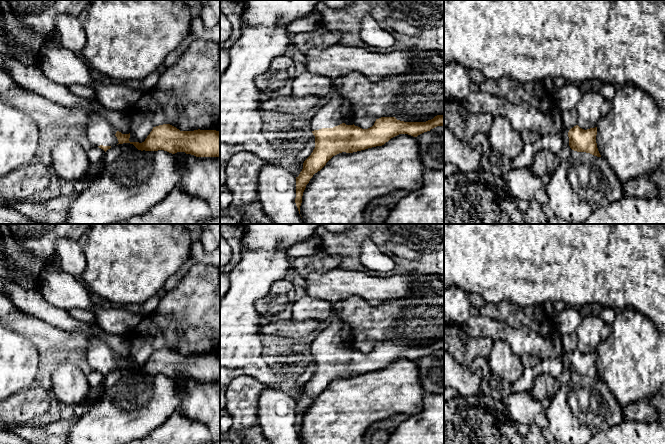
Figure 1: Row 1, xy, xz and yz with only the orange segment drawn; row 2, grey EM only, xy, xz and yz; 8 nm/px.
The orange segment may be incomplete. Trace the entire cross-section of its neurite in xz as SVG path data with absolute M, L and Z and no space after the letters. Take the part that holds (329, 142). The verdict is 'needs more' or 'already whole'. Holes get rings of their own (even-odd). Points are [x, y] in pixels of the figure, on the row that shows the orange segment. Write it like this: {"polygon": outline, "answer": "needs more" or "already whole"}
{"polygon": "M335 90L310 121L315 136L315 148L304 161L303 169L296 177L295 203L300 214L303 192L315 173L320 171L335 155L353 153L368 148L382 146L399 134L413 137L444 125L444 115L437 115L426 122L404 122L395 117L381 117L368 129L346 125L340 114L343 95Z", "answer": "needs more"}

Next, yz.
{"polygon": "M471 91L460 105L474 115L505 117L521 133L533 132L540 136L558 133L572 150L601 157L596 143L597 127L584 130L576 125L570 130L565 129L561 110L555 104L550 109L539 110L528 102L514 104L486 92Z", "answer": "needs more"}

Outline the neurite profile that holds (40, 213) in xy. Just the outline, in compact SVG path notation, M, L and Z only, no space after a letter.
M75 191L71 195L61 195L41 204L27 201L14 201L10 206L39 224L64 224L70 205L78 194Z

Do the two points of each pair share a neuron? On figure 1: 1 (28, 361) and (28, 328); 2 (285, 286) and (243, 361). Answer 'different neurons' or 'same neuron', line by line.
1: different neurons
2: different neurons

